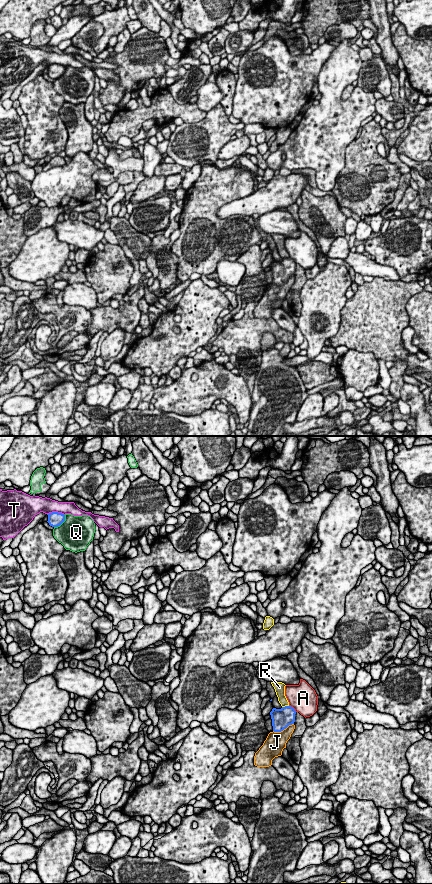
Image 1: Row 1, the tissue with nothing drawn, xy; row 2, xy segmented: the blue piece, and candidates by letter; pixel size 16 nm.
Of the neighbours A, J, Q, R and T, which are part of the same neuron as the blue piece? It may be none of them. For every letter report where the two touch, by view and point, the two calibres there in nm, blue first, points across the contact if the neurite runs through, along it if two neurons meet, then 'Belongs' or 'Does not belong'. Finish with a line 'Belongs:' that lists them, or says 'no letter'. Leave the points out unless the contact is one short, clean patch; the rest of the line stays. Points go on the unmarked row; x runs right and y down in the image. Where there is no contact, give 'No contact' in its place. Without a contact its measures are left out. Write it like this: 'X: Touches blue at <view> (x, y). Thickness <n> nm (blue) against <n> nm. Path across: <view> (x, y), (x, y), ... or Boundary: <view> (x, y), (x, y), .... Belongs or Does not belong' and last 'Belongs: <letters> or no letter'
A: Touches blue at xy (293, 260). Thickness 320 nm (blue) against 440 nm. Boundary: xy (289, 256), (296, 263). Does not belong
J: Touches blue at xy (283, 281). Thickness 320 nm (blue) against 320 nm. Belongs
Q: Touches blue at xy (61, 75). Thickness 240 nm (blue) against 500 nm. Does not belong
R: Touches blue at xy (285, 258). Thickness 320 nm (blue) against 160 nm. Does not belong
T: Touches blue at xy (56, 64). Thickness 240 nm (blue) against 260 nm. Does not belong
Belongs: J

